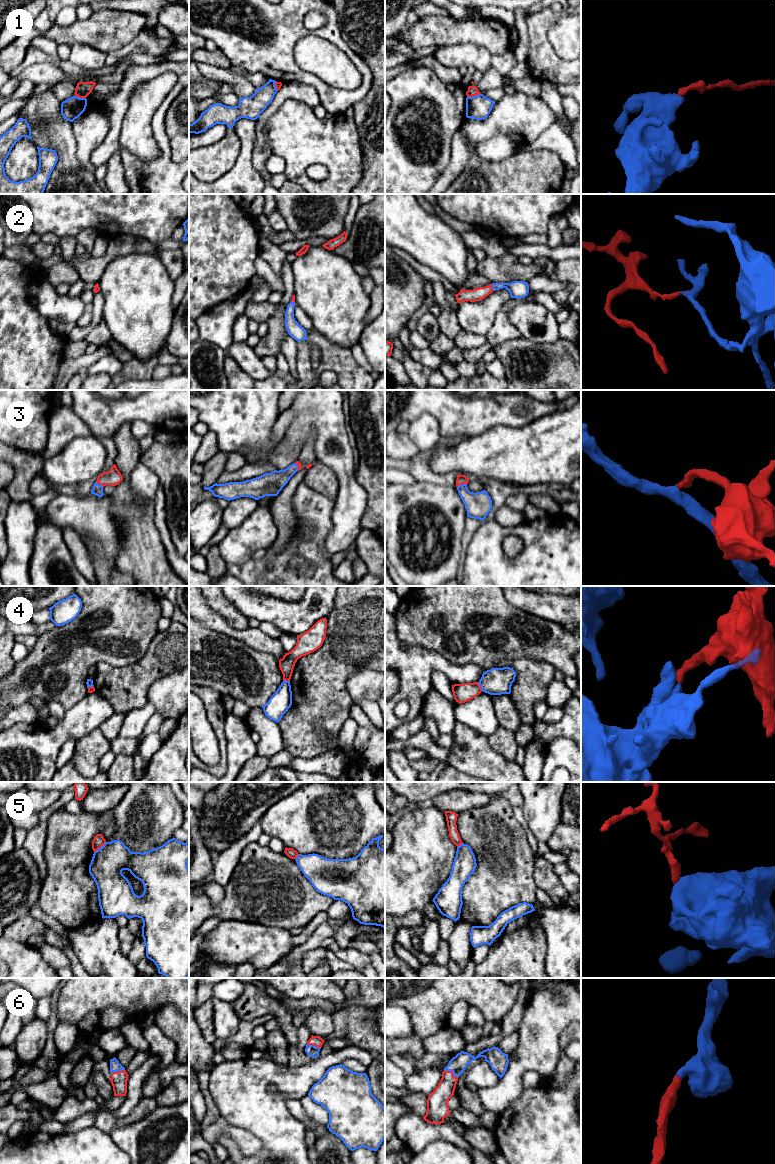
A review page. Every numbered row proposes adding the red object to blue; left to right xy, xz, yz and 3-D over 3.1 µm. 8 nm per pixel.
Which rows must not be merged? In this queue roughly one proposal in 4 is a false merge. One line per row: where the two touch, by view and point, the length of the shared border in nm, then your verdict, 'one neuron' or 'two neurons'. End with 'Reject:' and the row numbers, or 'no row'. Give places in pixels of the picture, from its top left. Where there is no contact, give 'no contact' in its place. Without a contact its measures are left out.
1: meets blue in yz at (473, 96); contact 110 nm long; two neurons
2: meets blue in yz at (492, 287); contact 60 nm long; one neuron
3: meets blue in yz at (462, 484); contact 90 nm long; one neuron
4: meets blue in yz at (480, 686); contact 80 nm long; two neurons
5: meets blue in xy at (101, 847); contact 130 nm long; two neurons
6: meets blue in yz at (452, 1071); contact 140 nm long; one neuron
Reject: 1, 4, 5

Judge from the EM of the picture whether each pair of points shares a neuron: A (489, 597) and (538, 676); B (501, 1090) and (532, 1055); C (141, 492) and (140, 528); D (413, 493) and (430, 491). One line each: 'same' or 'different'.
A: different
B: same
C: different
D: same

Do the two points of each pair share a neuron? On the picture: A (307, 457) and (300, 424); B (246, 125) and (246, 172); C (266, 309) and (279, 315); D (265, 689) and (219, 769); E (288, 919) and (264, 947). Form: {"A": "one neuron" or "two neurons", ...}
{"A": "two neurons", "B": "one neuron", "C": "two neurons", "D": "two neurons", "E": "two neurons"}

